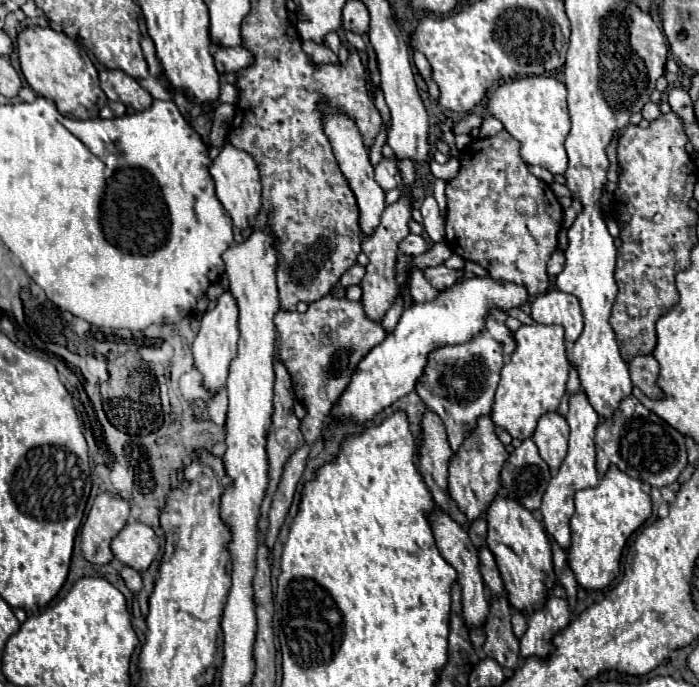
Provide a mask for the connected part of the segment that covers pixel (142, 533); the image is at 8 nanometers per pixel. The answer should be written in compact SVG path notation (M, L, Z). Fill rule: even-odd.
M131 520L111 542L111 552L121 564L143 572L149 568L159 552L159 540L155 532L143 522Z

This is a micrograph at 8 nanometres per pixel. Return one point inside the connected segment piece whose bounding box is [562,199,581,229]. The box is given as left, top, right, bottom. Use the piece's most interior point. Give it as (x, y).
(570, 213)

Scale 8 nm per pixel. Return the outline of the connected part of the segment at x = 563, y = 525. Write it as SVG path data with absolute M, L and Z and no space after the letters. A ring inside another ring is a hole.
M583 390L575 392L569 396L569 414L567 414L567 424L571 428L571 438L569 438L569 452L563 460L563 466L557 470L557 474L551 478L547 492L543 496L543 504L541 504L541 514L543 514L543 524L547 528L547 532L559 542L561 548L569 546L569 538L571 538L571 530L569 530L569 518L575 512L573 506L573 496L577 490L581 488L589 488L589 486L597 486L599 484L599 476L597 476L597 468L595 468L595 430L599 426L599 414L593 410L593 406L589 404L589 398Z

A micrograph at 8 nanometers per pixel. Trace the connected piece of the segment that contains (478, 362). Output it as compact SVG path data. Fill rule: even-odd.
M489 310L489 314L485 316L483 330L477 336L473 336L469 342L433 348L427 356L423 374L415 384L415 392L423 400L425 410L435 412L441 418L453 452L457 452L465 442L465 438L475 430L477 420L481 416L489 416L493 410L495 390L501 380L499 372L515 352L515 336L505 326L505 322L507 322L507 312Z

